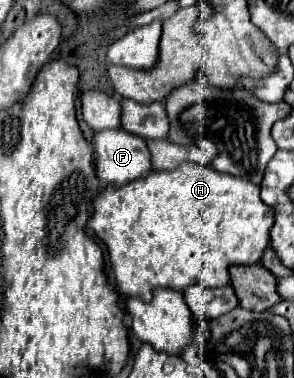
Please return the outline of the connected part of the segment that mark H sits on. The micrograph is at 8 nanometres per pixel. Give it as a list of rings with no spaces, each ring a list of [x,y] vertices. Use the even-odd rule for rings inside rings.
[[[182,163],[178,165],[178,169],[172,171],[154,171],[150,173],[150,177],[142,177],[142,181],[134,181],[130,185],[122,185],[122,189],[104,189],[96,195],[94,199],[94,213],[88,219],[88,227],[106,243],[108,253],[110,253],[110,263],[112,263],[112,275],[114,275],[114,283],[116,289],[124,295],[124,297],[140,297],[140,299],[150,299],[152,297],[152,289],[156,287],[170,287],[176,291],[182,291],[194,283],[202,283],[206,287],[222,287],[230,283],[230,275],[228,275],[228,267],[230,265],[254,265],[260,261],[264,249],[270,243],[270,227],[274,225],[274,211],[264,205],[264,201],[260,199],[260,187],[254,185],[252,181],[246,181],[242,177],[234,177],[234,175],[226,175],[226,173],[218,173],[216,169],[208,167],[208,165],[198,165],[198,163]]]

